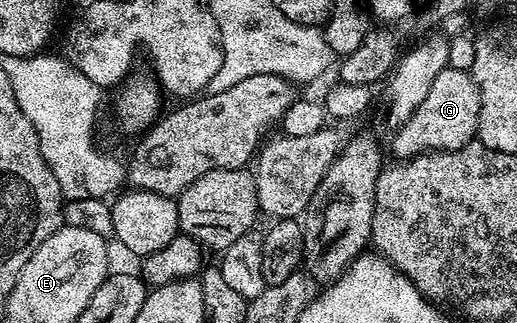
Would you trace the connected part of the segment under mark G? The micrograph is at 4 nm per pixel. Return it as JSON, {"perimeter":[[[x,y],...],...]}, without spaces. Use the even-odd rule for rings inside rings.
{"perimeter":[[[446,69],[438,72],[438,80],[434,80],[434,85],[430,87],[430,92],[426,92],[426,98],[410,116],[410,120],[403,122],[395,131],[392,138],[392,150],[396,153],[397,159],[403,160],[413,158],[419,154],[427,154],[434,150],[457,150],[473,141],[477,137],[476,129],[480,123],[480,90],[476,87],[469,71],[458,71]]]}

